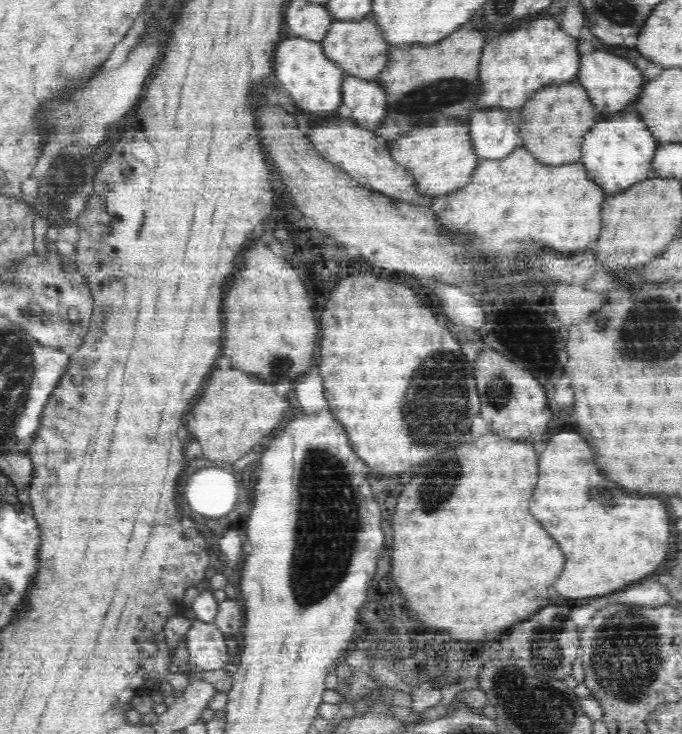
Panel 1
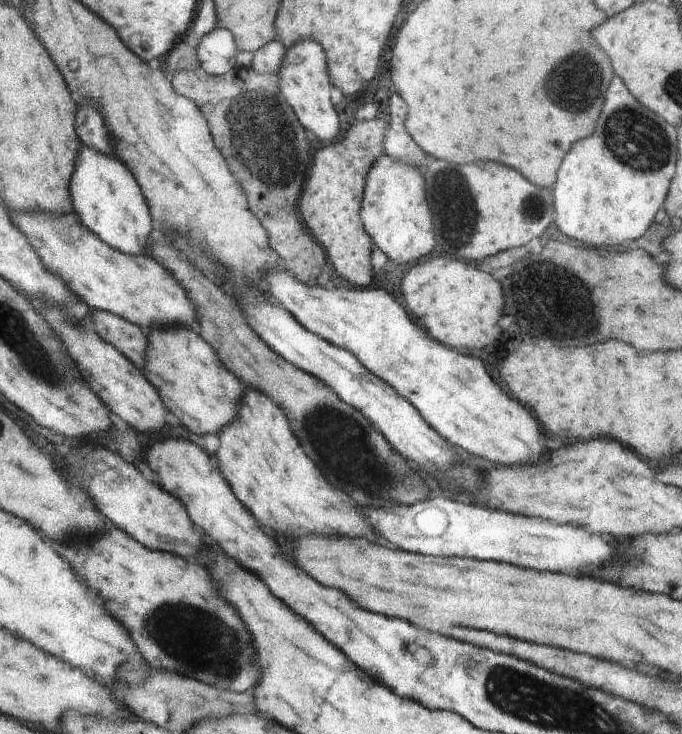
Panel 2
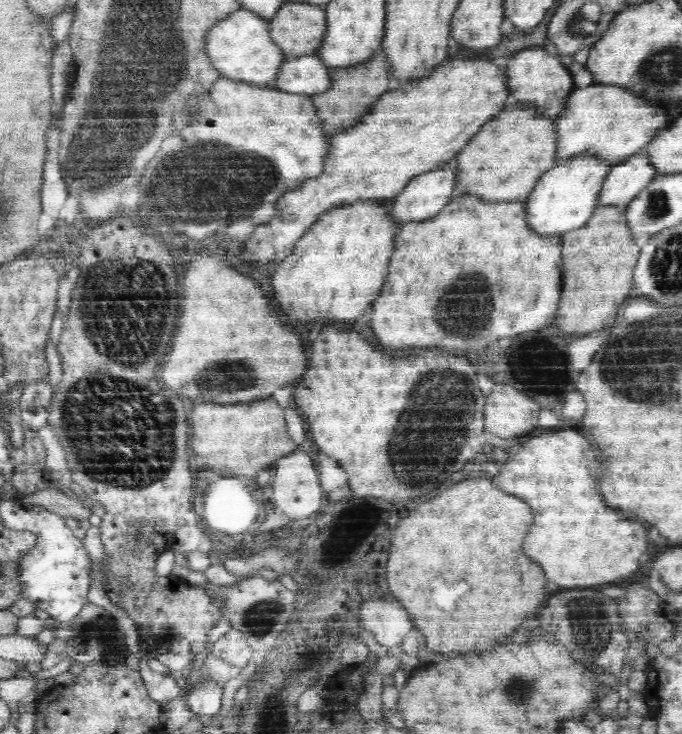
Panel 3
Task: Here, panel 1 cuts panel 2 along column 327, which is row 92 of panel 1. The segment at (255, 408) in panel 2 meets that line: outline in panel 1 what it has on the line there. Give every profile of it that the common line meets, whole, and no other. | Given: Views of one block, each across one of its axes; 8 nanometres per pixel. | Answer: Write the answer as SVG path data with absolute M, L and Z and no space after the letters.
M540 18L530 24L514 26L518 30L508 30L498 38L486 42L480 58L480 82L478 82L478 100L470 102L472 110L502 109L503 112L518 111L527 103L528 98L546 85L558 85L570 80L578 74L579 58L576 47L578 38L569 35L560 28L554 18Z

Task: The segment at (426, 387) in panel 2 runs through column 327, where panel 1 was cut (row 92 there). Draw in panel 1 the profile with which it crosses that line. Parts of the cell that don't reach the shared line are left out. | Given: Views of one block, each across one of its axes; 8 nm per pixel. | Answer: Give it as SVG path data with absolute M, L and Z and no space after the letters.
M302 36L281 40L273 54L273 72L281 84L281 89L292 96L296 106L306 111L334 114L341 105L341 86L346 74L335 62L326 58L321 42Z

